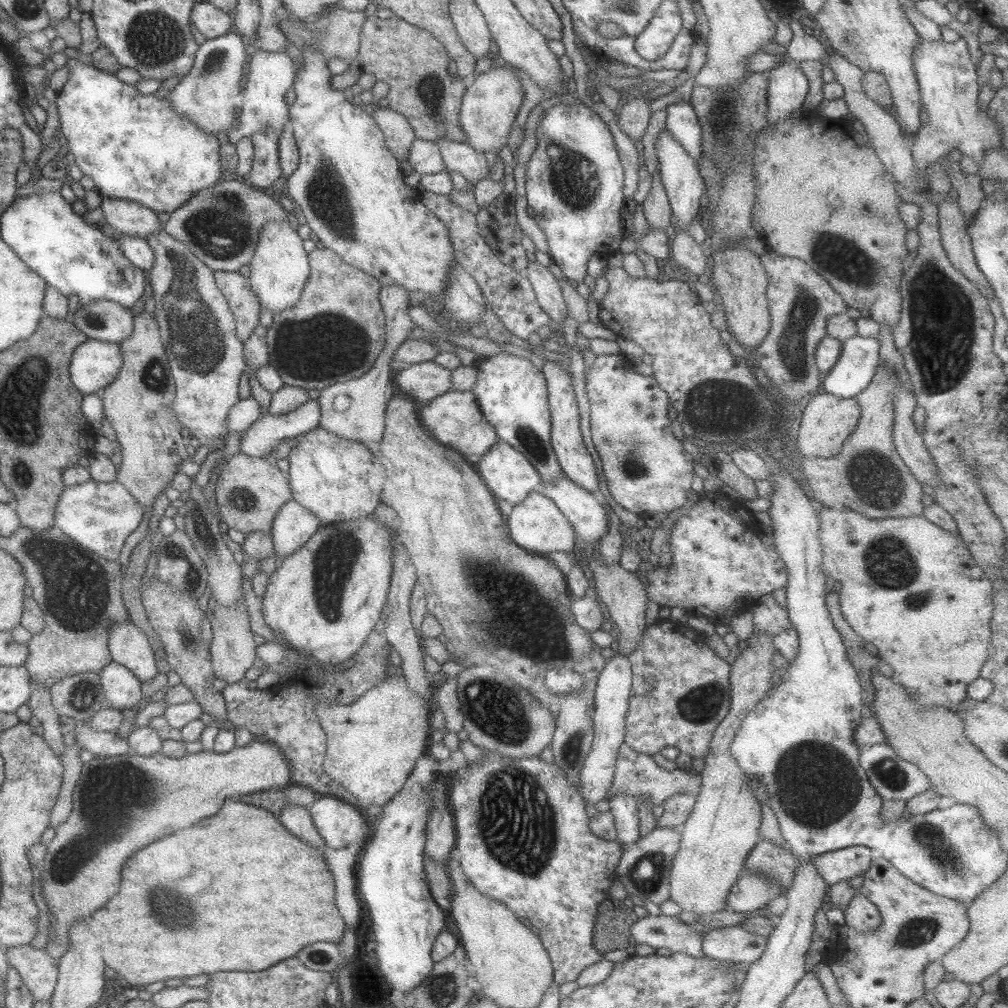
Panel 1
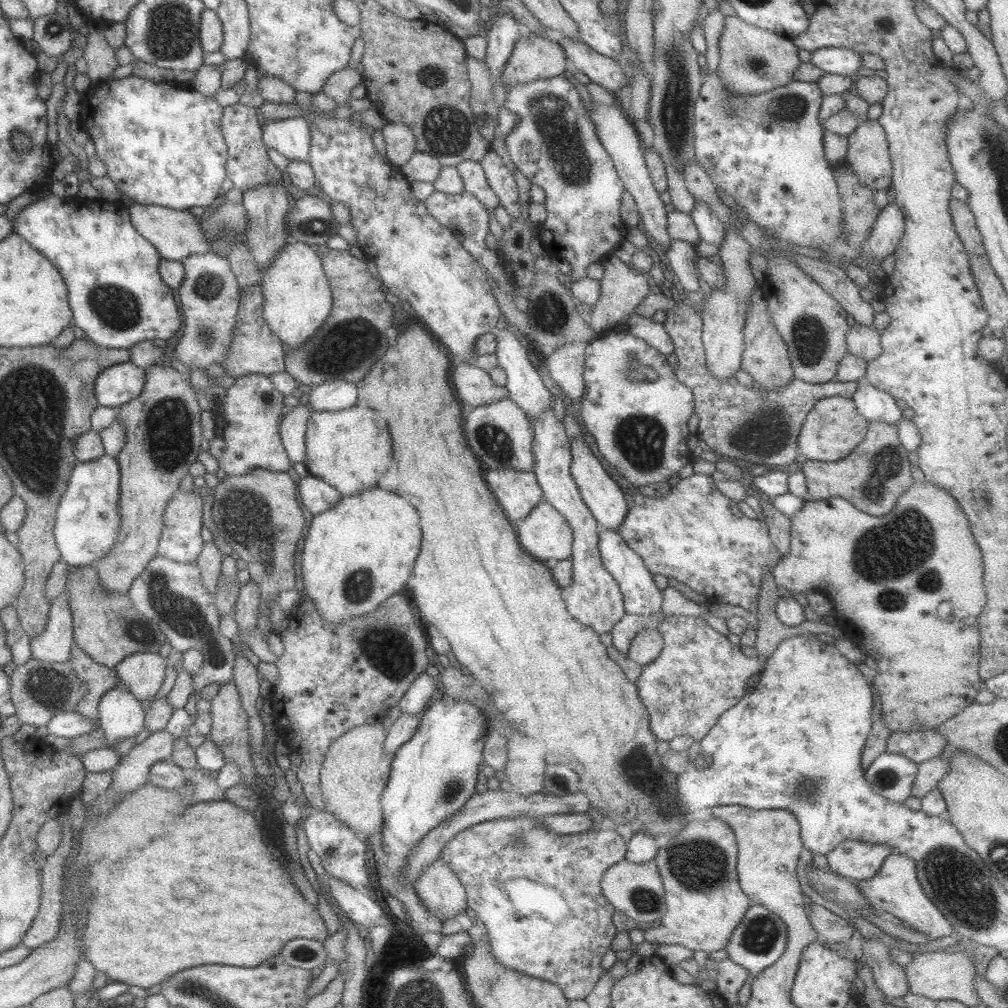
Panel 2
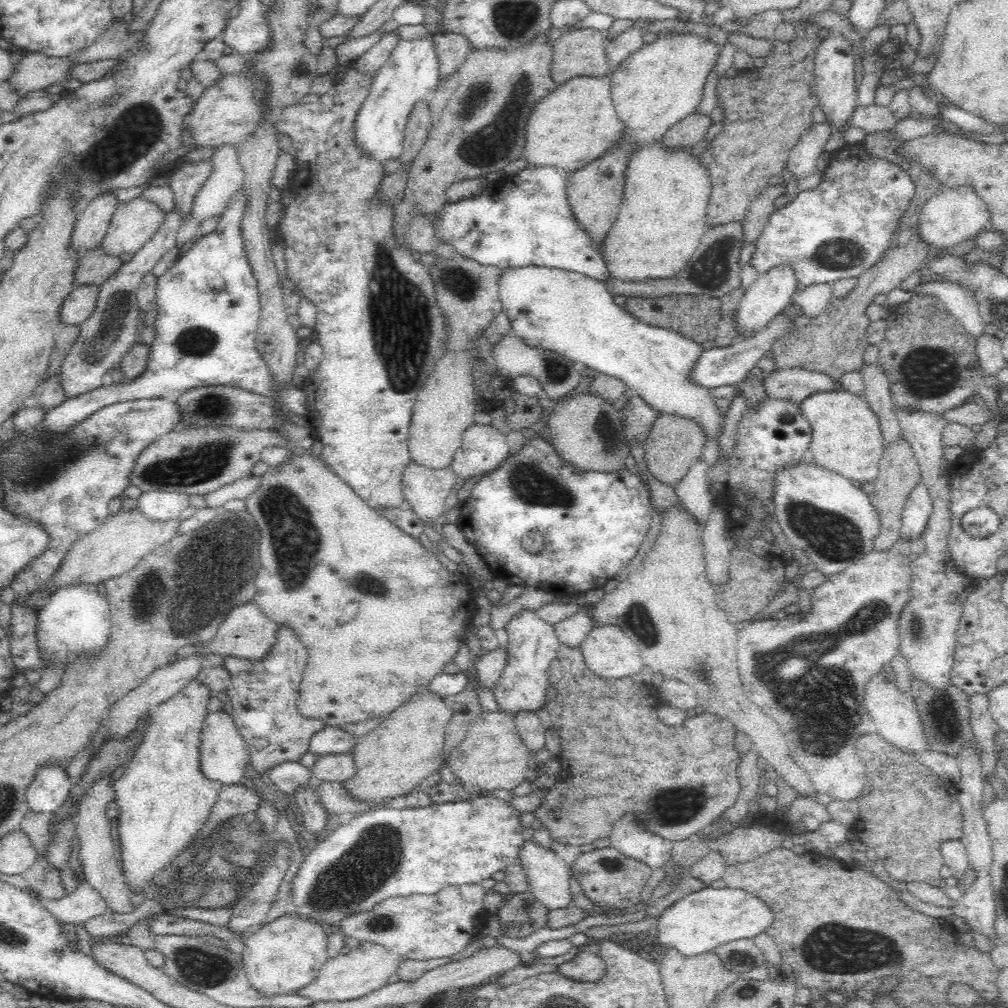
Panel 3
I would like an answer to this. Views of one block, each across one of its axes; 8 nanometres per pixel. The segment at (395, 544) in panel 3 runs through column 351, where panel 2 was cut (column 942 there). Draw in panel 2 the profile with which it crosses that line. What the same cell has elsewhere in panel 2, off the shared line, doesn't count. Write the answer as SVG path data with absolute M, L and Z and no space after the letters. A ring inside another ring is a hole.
M915 481L906 492L900 496L892 512L880 517L870 518L869 514L858 510L850 501L842 497L832 497L820 500L806 500L804 506L798 510L791 518L791 554L782 557L773 570L776 585L788 589L789 594L797 595L814 590L822 594L827 594L832 599L833 621L835 621L841 631L870 656L876 660L878 674L872 679L872 684L879 695L881 711L886 726L893 732L908 732L910 730L932 730L936 726L942 726L949 718L960 714L964 708L971 705L983 682L978 676L981 654L981 636L979 631L979 615L983 606L986 605L987 597L984 583L984 566L982 551L977 546L976 539L970 530L970 523L966 518L966 513L962 512L962 507L956 502L946 489L934 485L928 481L920 483Z

